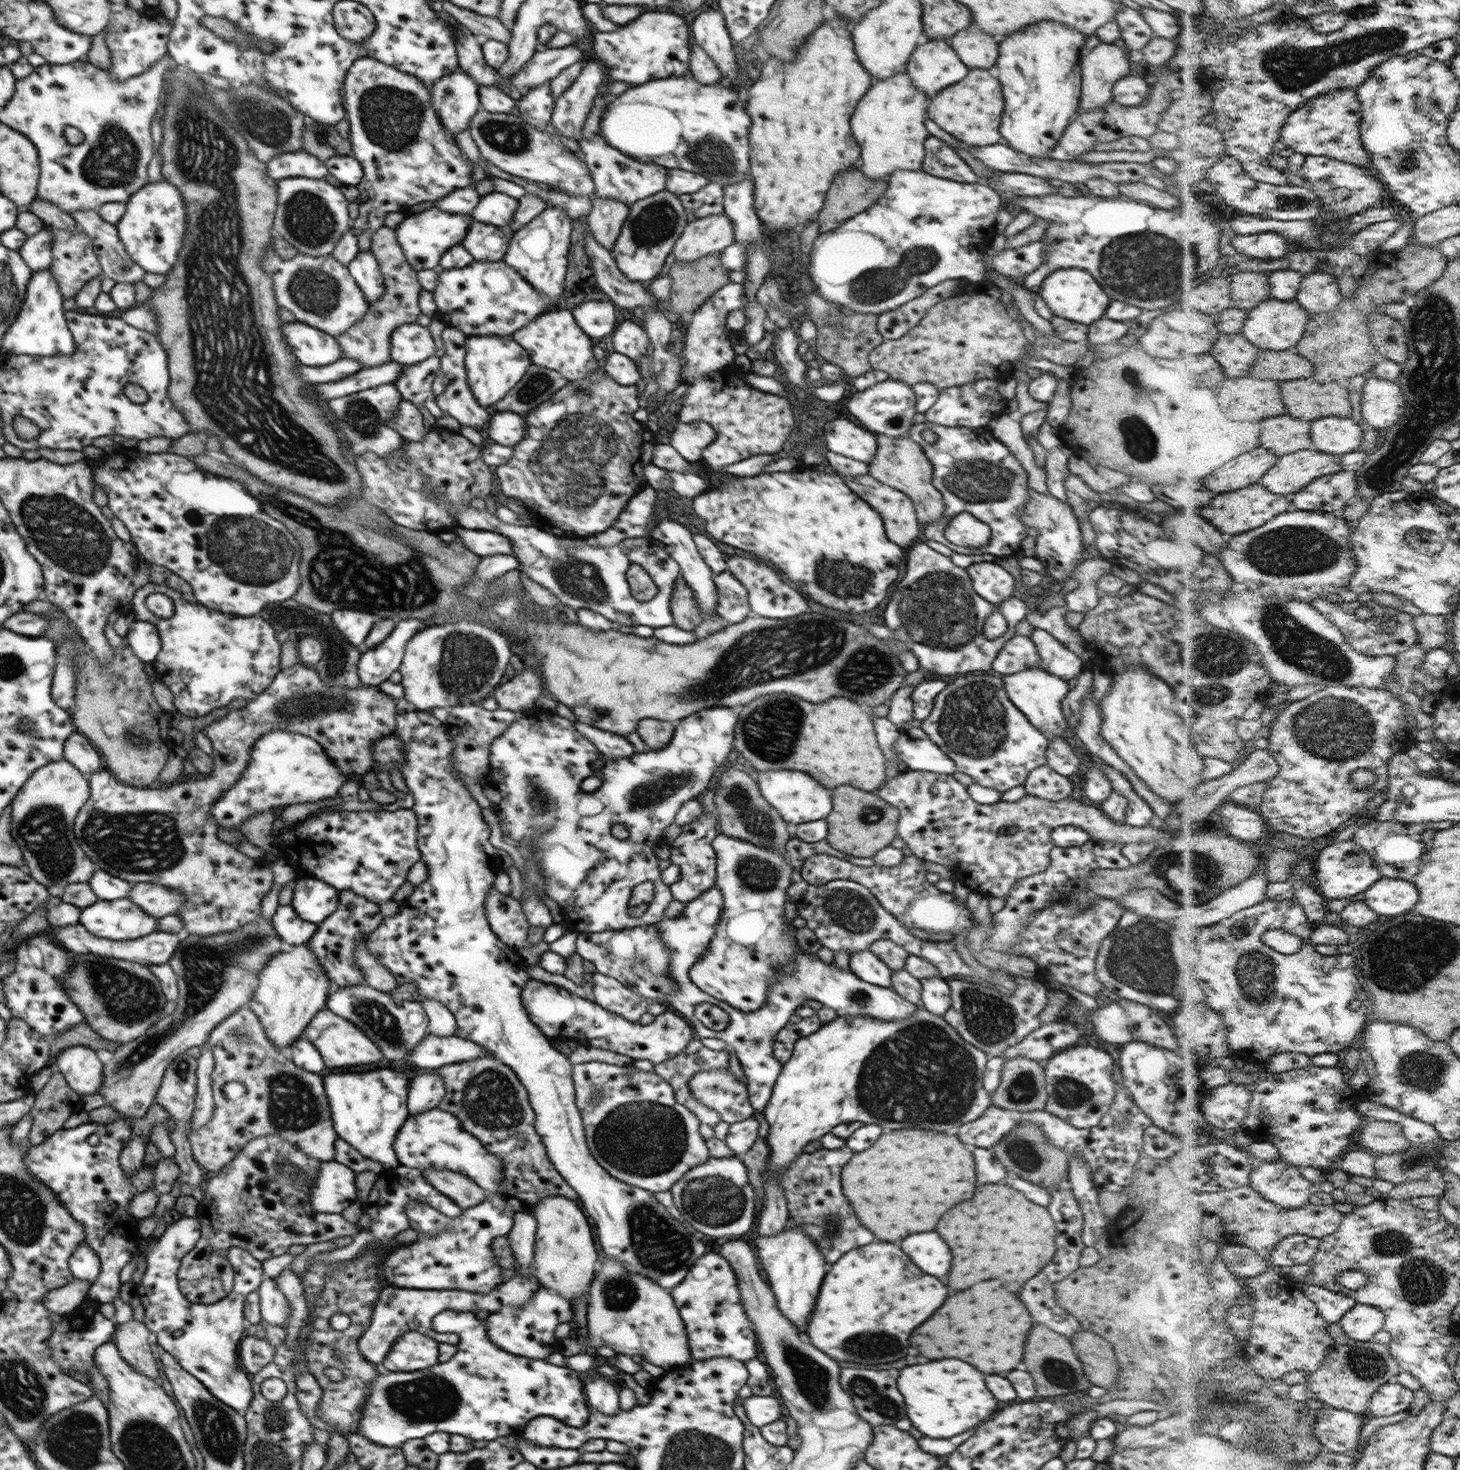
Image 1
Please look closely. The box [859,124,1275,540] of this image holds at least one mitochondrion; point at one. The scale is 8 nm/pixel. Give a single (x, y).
(1142, 265)

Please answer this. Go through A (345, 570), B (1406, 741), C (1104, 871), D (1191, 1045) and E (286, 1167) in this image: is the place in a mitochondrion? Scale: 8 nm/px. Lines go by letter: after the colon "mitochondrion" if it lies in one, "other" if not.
A: mitochondrion
B: other
C: other
D: other
E: mitochondrion

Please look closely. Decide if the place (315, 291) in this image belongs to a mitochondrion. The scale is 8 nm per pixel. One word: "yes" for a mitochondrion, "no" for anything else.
yes

